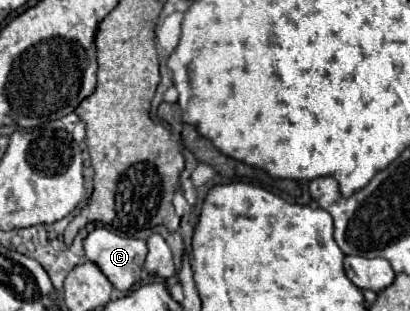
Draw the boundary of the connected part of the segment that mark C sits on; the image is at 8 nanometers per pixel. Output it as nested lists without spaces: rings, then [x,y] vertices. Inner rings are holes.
[[[101,226],[93,229],[85,241],[83,241],[83,251],[85,251],[85,259],[95,263],[101,273],[111,281],[111,285],[119,291],[129,291],[141,275],[141,267],[143,267],[143,259],[147,255],[147,245],[141,239],[135,239],[132,236],[125,235],[121,237],[115,230]]]

